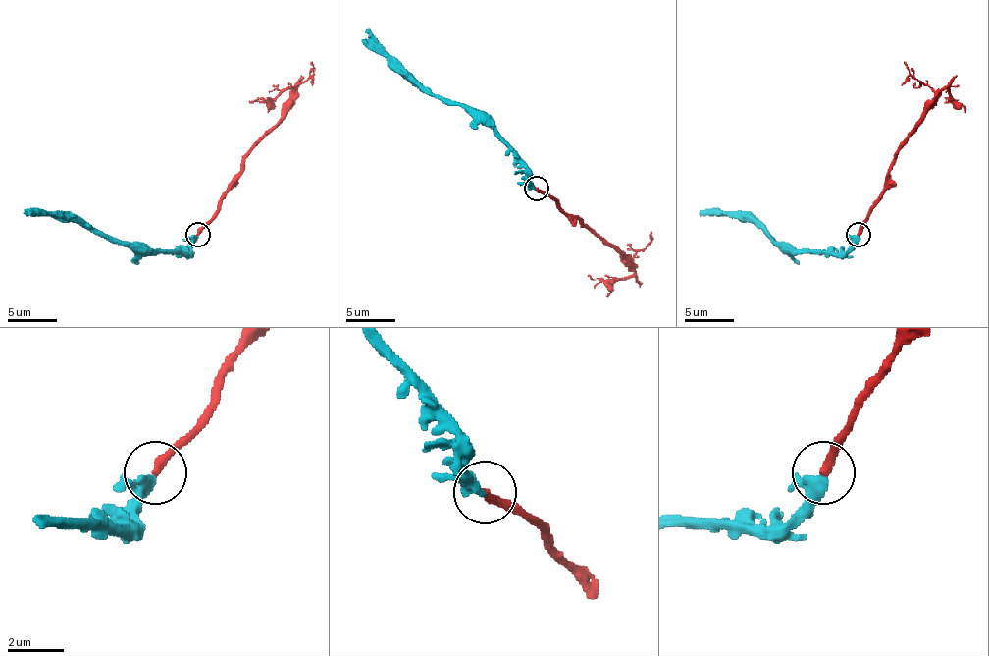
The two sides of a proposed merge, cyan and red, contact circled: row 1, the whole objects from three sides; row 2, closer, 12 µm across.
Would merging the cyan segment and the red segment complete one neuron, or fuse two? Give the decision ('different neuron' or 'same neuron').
different neuron

